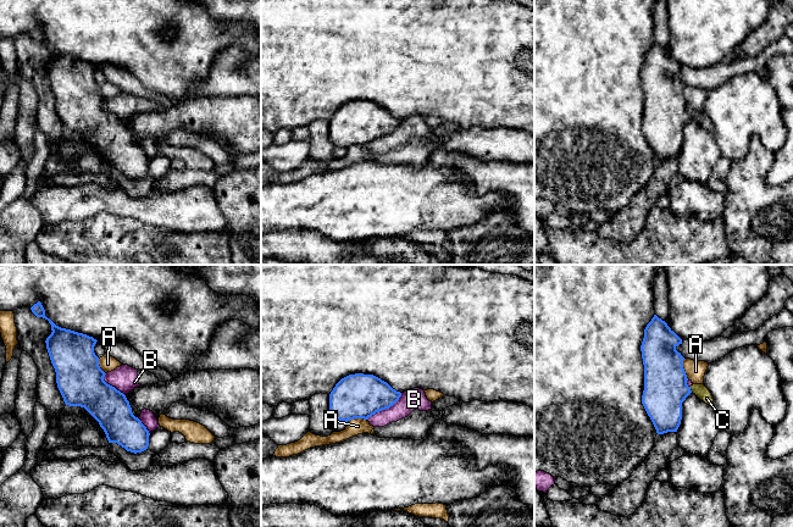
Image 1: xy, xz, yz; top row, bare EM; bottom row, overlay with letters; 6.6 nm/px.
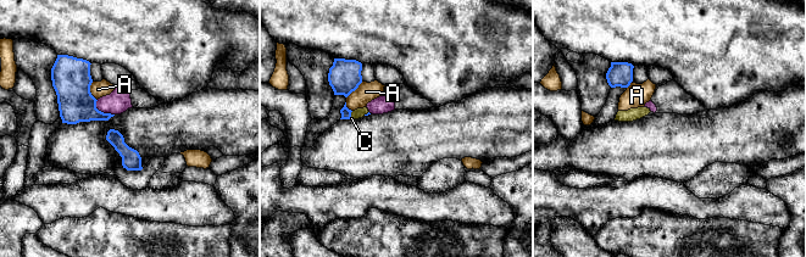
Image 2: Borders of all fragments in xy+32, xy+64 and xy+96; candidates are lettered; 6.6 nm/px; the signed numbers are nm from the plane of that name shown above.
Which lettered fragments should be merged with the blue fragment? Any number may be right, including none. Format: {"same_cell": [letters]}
{"same_cell": []}

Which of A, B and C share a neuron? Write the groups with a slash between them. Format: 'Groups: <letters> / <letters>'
Groups: A / B C

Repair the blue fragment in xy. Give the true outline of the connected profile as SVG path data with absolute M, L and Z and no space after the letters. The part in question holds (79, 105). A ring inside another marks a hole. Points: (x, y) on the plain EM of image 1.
M40 28L30 34L37 44L43 44L51 51L51 61L46 65L46 76L56 99L57 115L68 133L84 134L104 156L109 170L117 170L127 178L142 179L149 173L149 157L132 139L126 122L104 107L105 99L99 93L94 79L96 66L83 60L56 52L45 43Z

